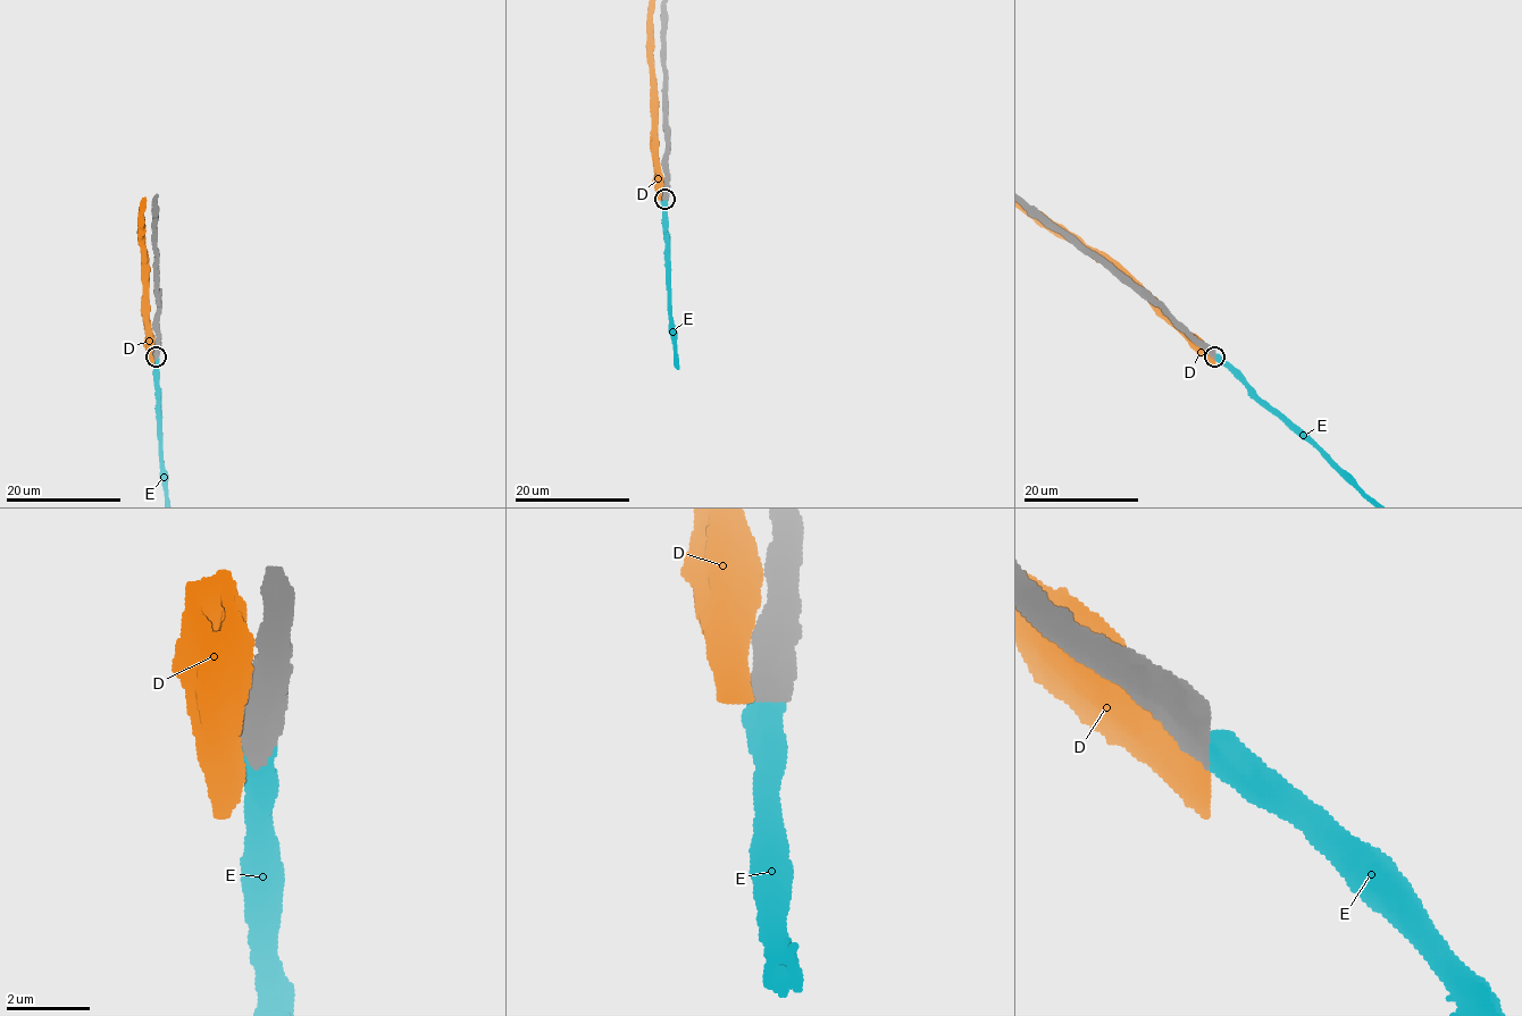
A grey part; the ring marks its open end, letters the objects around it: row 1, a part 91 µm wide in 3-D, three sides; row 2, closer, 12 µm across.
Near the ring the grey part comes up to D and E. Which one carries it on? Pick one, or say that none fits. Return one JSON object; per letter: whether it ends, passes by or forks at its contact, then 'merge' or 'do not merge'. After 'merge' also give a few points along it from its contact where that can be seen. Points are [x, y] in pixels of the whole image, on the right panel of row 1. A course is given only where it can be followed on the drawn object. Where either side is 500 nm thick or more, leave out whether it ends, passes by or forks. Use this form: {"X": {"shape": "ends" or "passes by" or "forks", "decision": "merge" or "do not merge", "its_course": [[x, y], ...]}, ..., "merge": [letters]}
{"D": {"decision": "do not merge"}, "E": {"decision": "merge"}, "merge": ["E"]}

